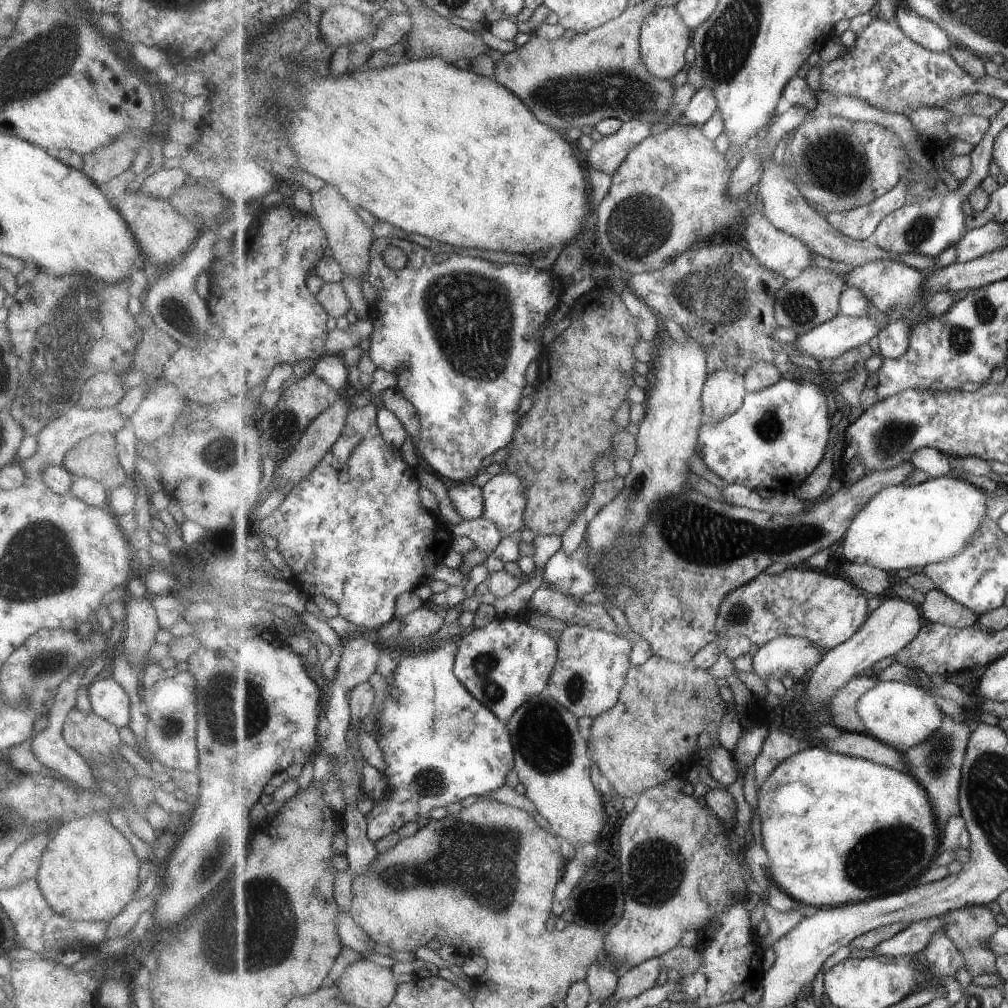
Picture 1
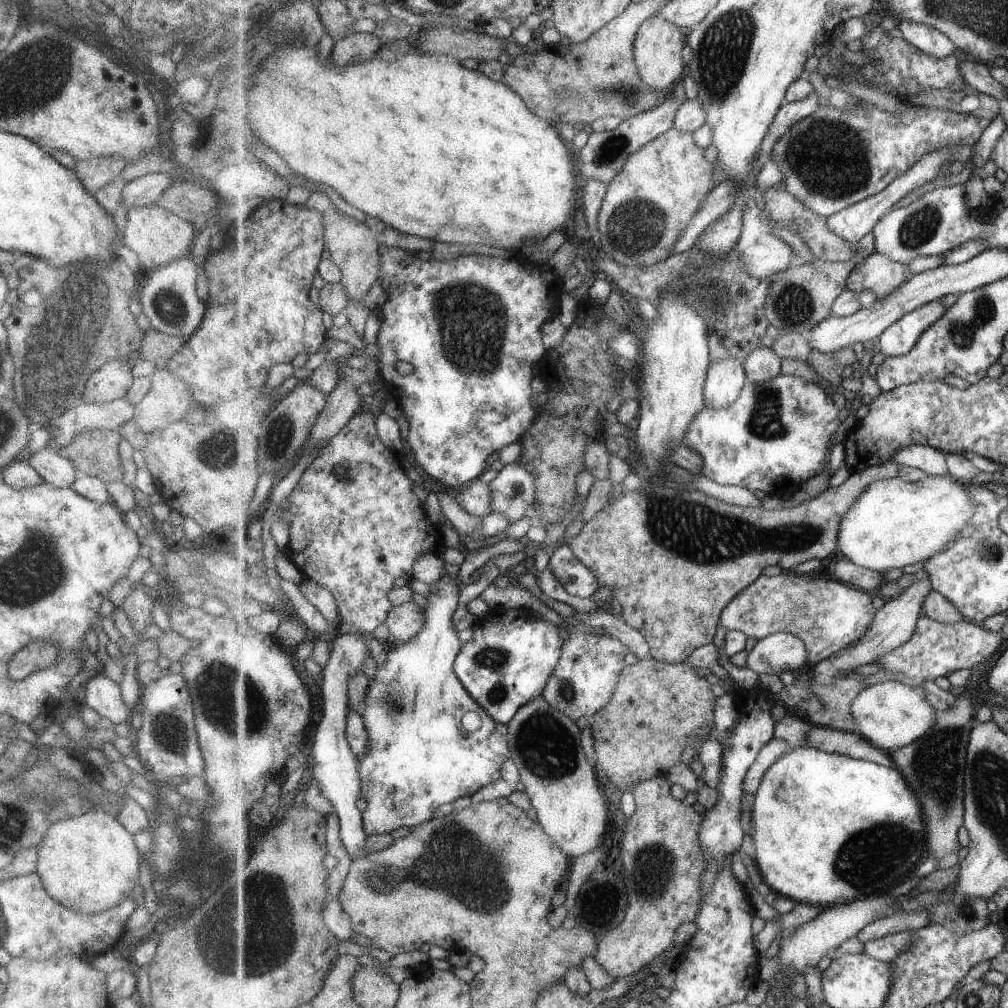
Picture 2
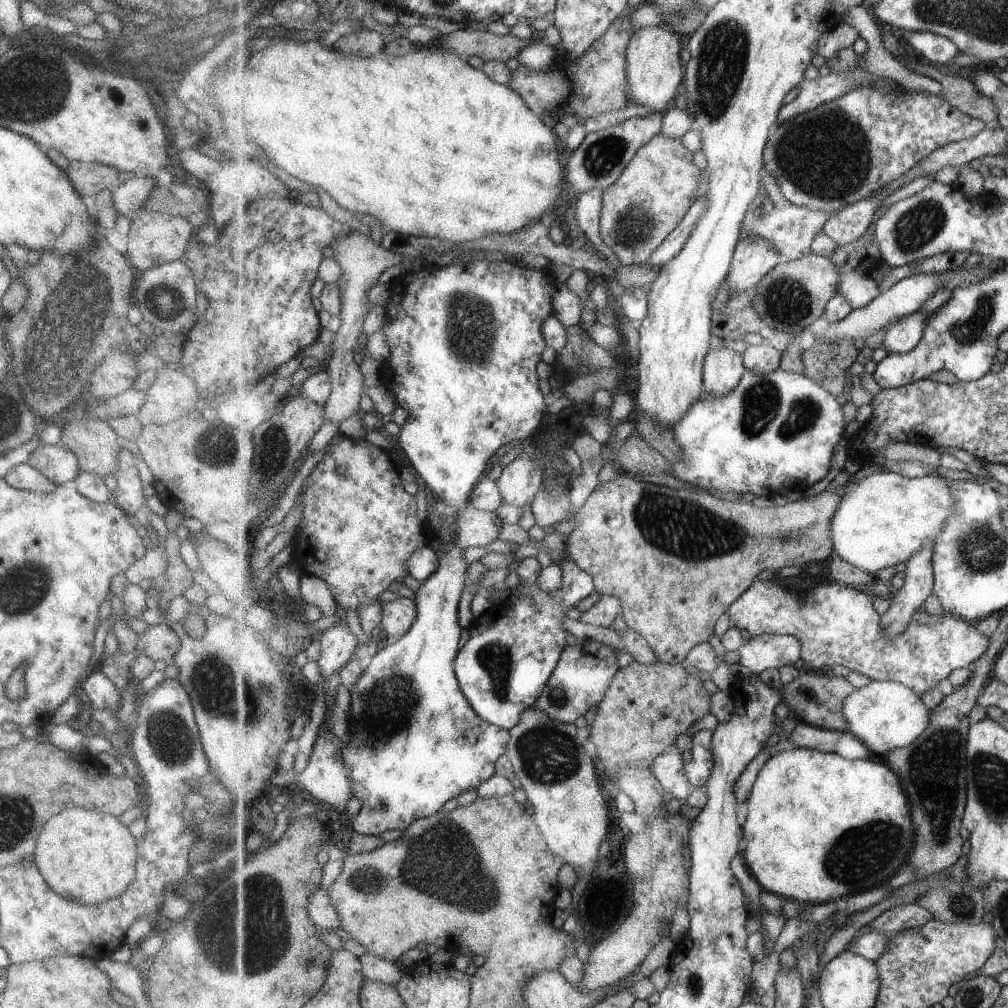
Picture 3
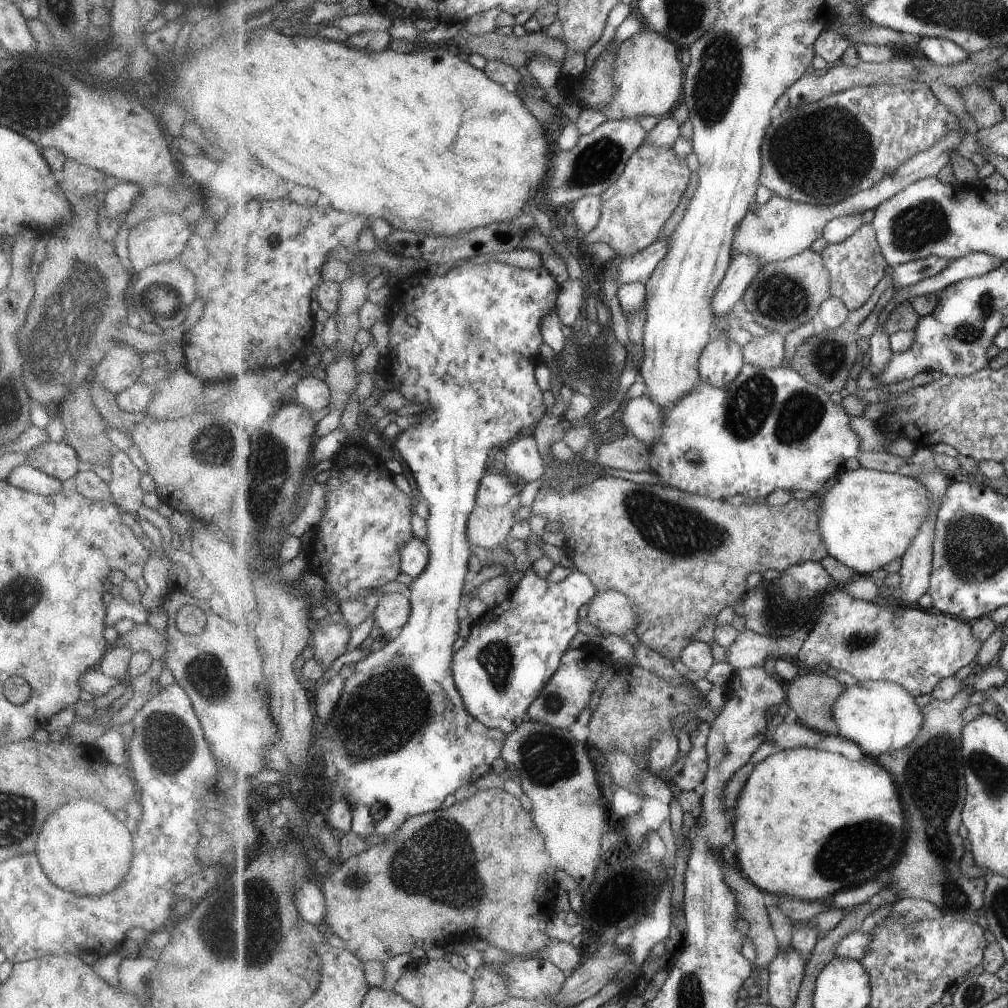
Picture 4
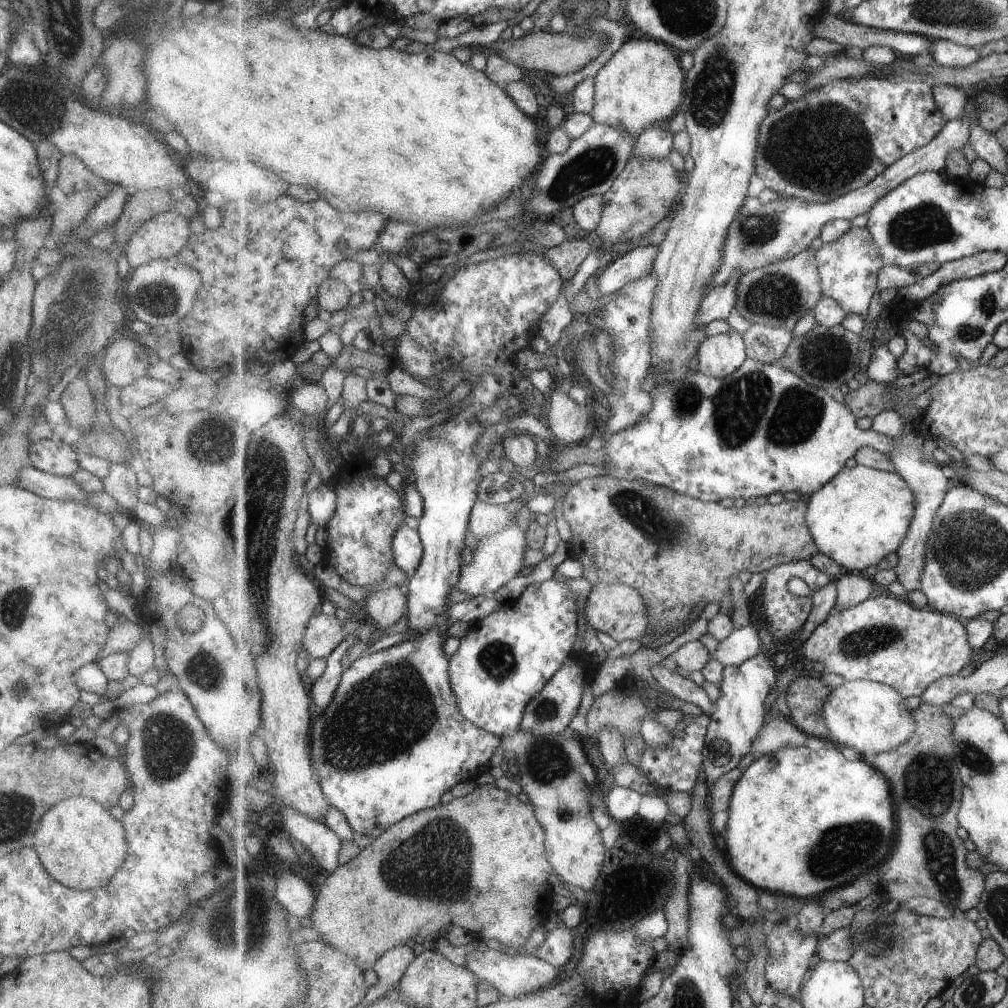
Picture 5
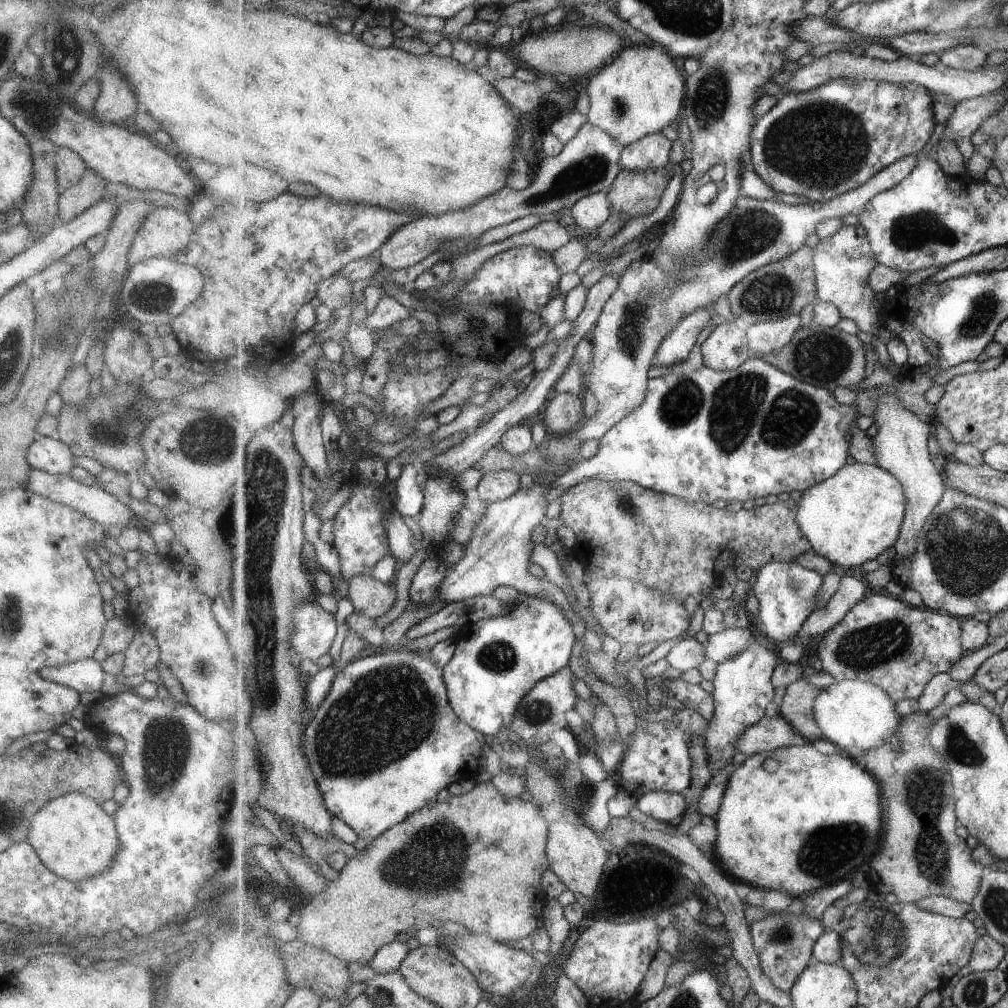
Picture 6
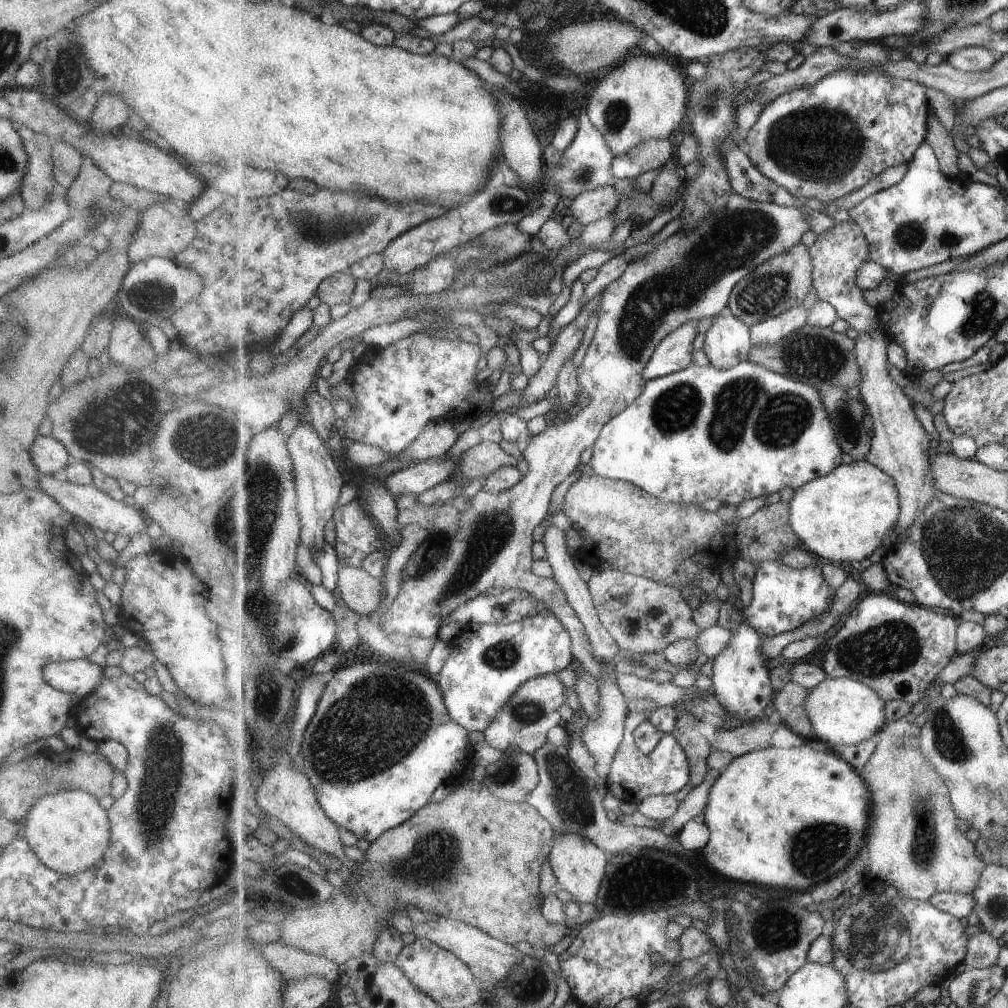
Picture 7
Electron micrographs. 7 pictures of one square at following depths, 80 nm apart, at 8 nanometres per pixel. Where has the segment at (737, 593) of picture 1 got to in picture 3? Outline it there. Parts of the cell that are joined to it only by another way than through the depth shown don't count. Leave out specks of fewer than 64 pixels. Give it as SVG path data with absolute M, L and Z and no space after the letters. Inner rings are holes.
M772 578L769 581L756 580L747 592L744 592L732 608L728 610L729 619L741 630L747 630L751 636L765 633L779 633L796 636L802 642L802 660L813 670L821 666L846 666L851 671L866 674L875 681L897 681L923 694L935 688L943 678L947 678L955 668L967 668L985 656L992 638L983 634L976 623L955 615L930 615L919 610L911 619L908 629L894 639L887 638L882 627L882 616L873 608L874 598L856 588L838 582L822 582L808 591L792 590L778 584Z

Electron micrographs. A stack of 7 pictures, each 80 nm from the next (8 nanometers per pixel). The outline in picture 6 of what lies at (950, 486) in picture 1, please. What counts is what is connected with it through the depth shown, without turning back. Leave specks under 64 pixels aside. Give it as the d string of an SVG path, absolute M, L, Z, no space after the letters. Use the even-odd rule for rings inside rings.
M855 462L807 489L798 505L798 523L812 542L813 550L841 570L861 568L896 545L908 508L908 496L904 484L893 473L883 467Z

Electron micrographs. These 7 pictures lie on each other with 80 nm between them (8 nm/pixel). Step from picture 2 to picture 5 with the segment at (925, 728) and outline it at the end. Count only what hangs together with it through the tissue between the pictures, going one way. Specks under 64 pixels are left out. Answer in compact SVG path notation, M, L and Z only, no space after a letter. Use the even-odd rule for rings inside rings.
M845 681L843 686L834 688L824 704L831 741L836 746L853 747L866 760L874 755L897 750L916 733L917 723L913 711L907 708L905 698L892 686L873 681Z

